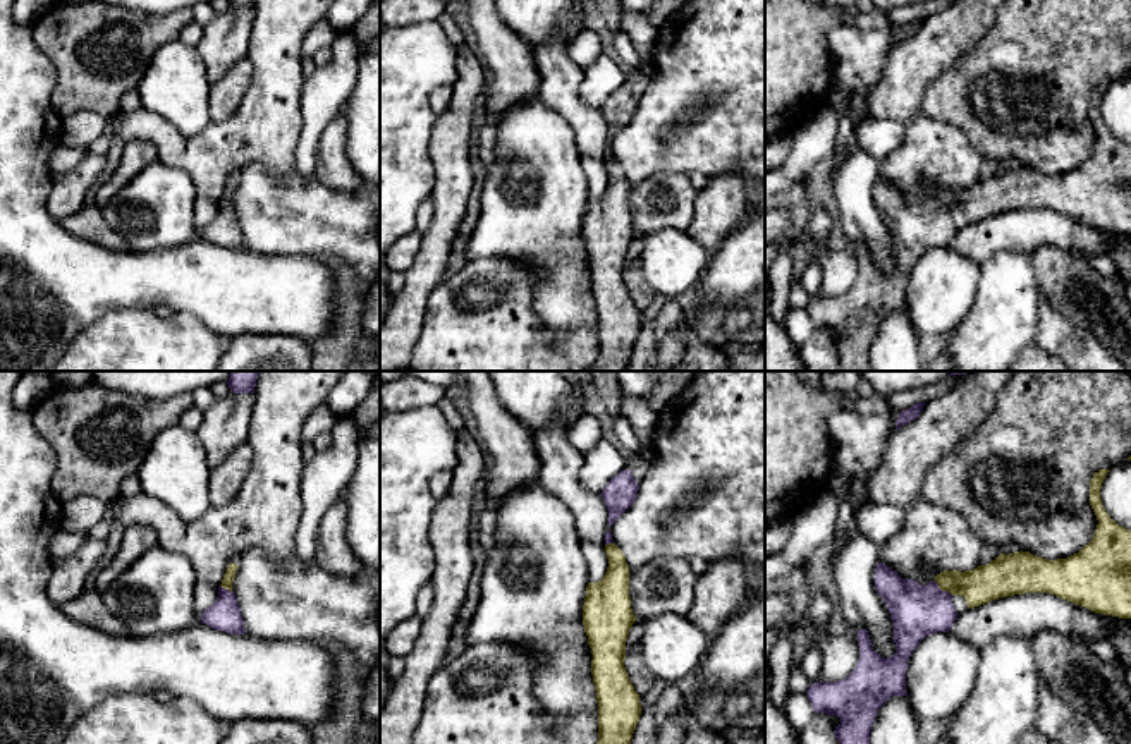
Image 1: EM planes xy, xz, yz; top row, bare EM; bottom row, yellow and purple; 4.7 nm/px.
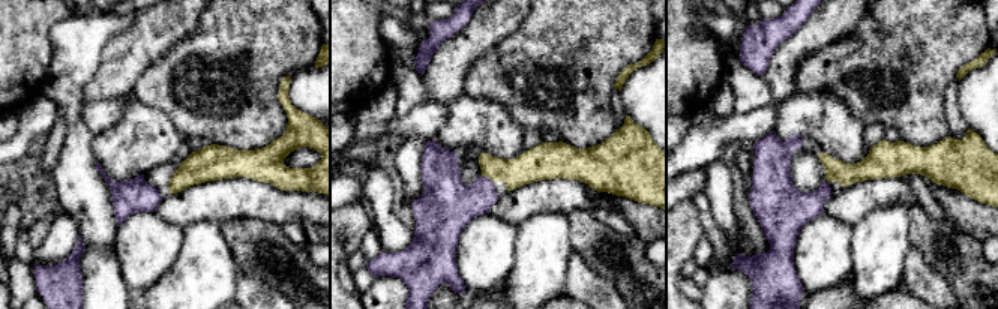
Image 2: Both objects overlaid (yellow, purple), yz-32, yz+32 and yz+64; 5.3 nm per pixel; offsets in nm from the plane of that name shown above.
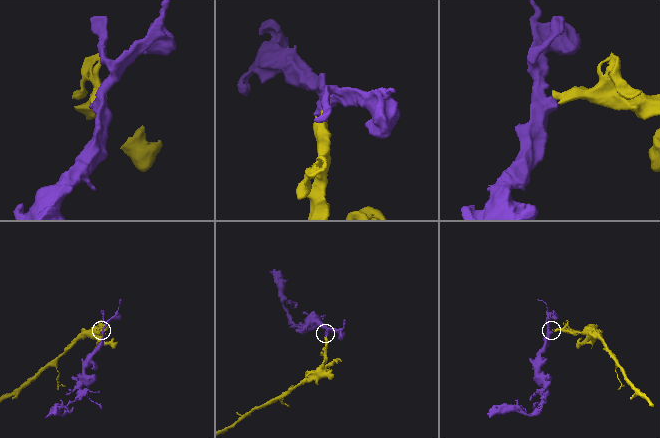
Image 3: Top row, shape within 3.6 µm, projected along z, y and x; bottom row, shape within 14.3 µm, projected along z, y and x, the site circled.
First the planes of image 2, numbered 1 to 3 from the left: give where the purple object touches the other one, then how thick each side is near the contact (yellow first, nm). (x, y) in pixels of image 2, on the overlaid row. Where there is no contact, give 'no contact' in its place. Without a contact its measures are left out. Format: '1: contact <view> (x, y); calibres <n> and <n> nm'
1: no contact
2: contact yz+32 (486, 176); calibres 170 and 280 nm
3: no contact

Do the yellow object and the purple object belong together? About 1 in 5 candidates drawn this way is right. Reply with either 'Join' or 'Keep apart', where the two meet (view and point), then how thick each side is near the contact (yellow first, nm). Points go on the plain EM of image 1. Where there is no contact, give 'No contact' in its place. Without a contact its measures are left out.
Join. Touches yellow at yz (944, 205). Thickness 170 nm (yellow) against 240 nm

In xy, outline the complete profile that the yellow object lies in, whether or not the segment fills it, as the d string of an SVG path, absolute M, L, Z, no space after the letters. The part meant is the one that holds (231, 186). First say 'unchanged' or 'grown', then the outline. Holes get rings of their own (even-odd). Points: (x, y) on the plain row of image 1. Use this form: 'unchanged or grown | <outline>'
grown | M230 179L227 182L222 199L218 201L218 213L211 222L203 227L199 237L215 246L241 251L246 249L246 244L235 208L232 206L232 198L237 184L237 179Z

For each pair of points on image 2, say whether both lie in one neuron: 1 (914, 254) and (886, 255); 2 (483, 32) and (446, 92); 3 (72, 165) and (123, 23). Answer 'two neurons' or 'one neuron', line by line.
1: two neurons
2: one neuron
3: one neuron

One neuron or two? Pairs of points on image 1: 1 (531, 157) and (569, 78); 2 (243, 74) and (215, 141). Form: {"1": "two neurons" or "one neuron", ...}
{"1": "two neurons", "2": "two neurons"}

